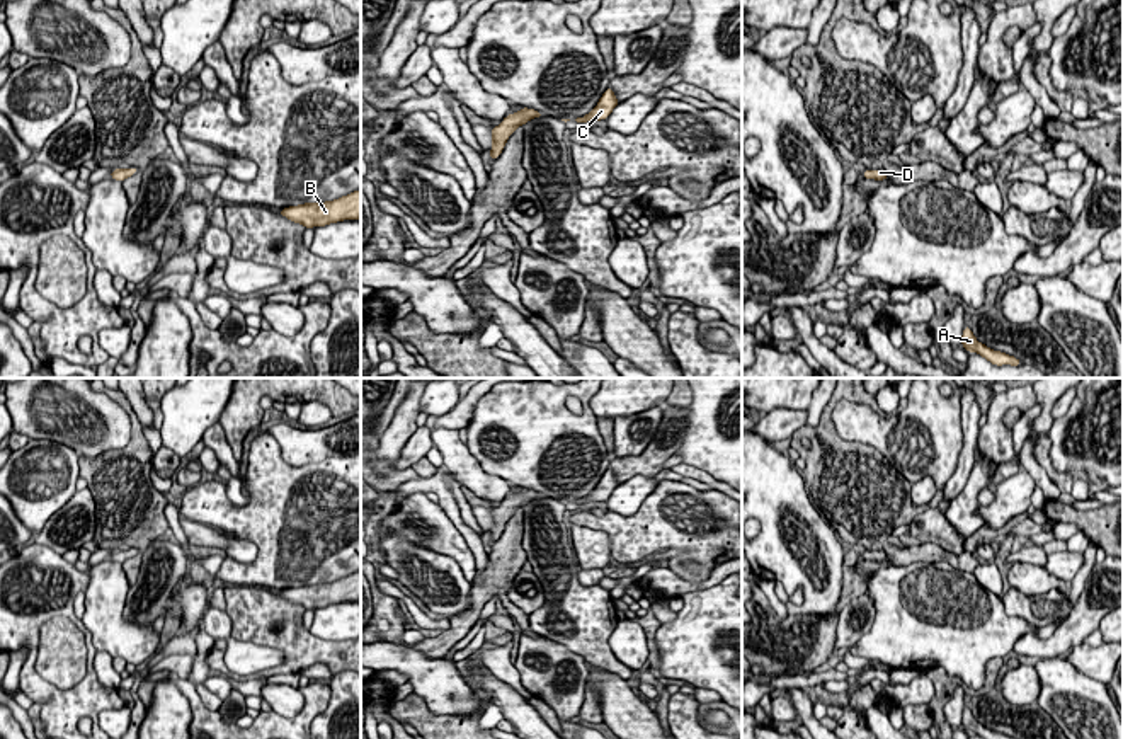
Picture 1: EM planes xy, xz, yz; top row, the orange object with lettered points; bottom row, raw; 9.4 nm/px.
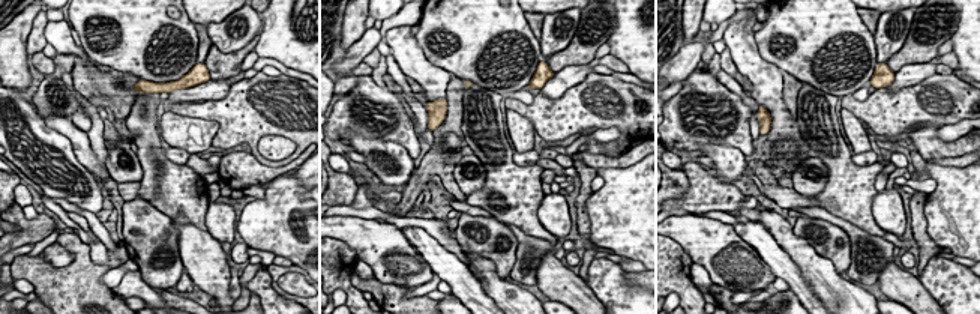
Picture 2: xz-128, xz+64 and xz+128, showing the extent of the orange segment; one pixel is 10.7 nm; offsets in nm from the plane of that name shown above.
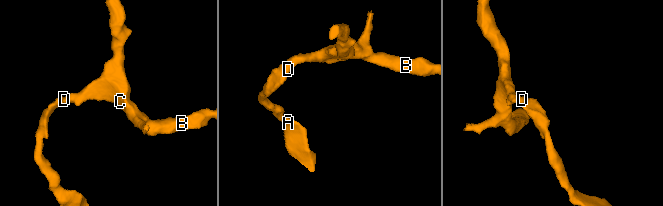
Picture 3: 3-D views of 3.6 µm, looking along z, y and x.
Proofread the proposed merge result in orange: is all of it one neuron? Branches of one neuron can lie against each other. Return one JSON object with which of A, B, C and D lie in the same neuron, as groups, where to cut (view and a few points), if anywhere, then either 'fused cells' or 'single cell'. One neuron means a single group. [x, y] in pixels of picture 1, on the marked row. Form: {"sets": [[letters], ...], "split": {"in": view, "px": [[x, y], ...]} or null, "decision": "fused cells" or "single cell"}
{"sets": [["A", "B", "C", "D"]], "split": null, "decision": "single cell"}

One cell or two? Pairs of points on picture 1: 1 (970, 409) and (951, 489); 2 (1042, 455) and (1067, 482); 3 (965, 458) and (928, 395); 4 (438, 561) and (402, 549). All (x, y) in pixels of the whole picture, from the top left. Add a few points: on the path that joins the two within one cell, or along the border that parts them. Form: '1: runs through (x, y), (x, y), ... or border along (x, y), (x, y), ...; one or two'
1: runs through (970, 429), (963, 469); one
2: runs through (1045, 462), (1060, 479); one
3: border along (962, 411), (962, 452), (953, 475), (943, 487); two
4: runs through (429, 557), (410, 550); one

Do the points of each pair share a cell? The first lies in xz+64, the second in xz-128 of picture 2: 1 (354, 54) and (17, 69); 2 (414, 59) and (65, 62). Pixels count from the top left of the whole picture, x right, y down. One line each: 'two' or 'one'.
1: two
2: two

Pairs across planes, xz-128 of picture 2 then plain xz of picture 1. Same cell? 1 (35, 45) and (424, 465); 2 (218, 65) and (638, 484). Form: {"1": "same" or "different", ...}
{"1": "different", "2": "different"}

